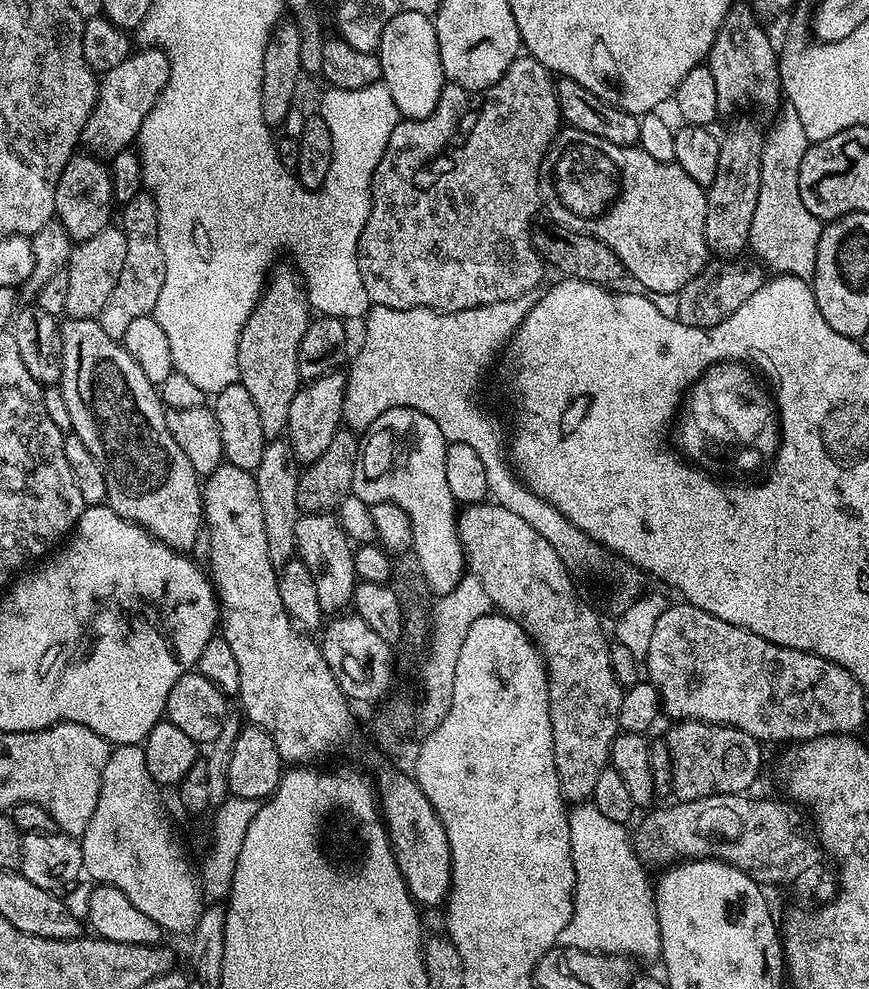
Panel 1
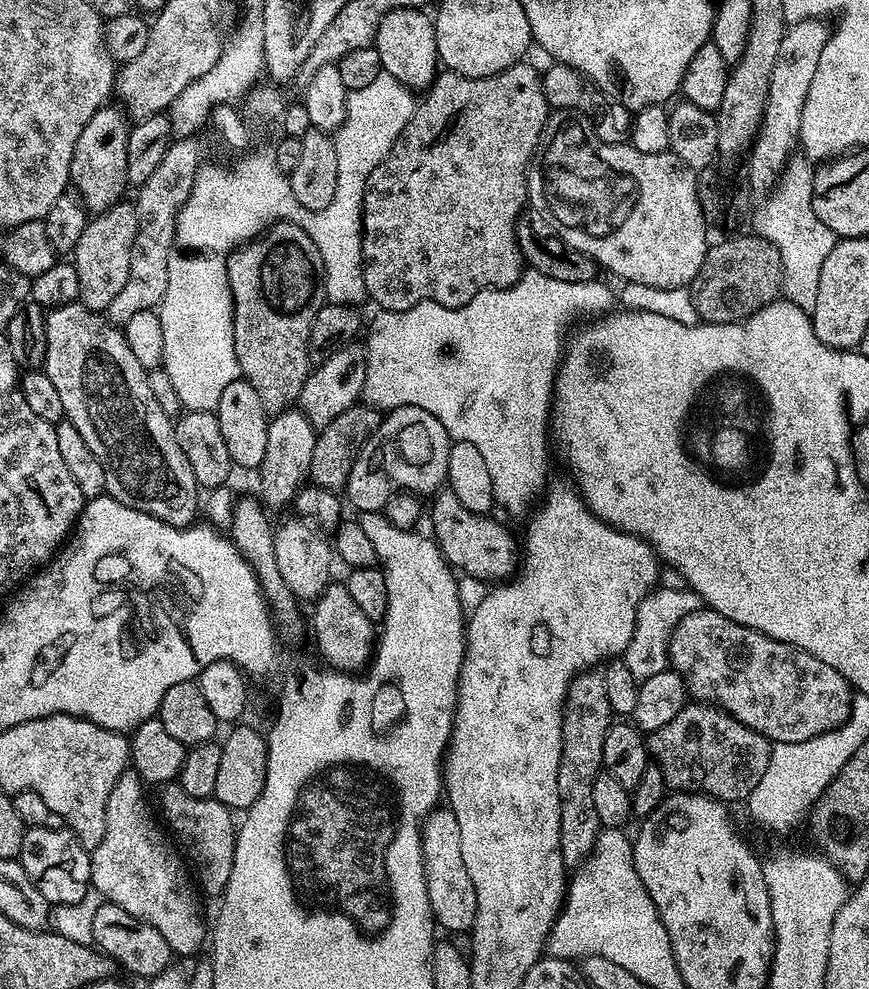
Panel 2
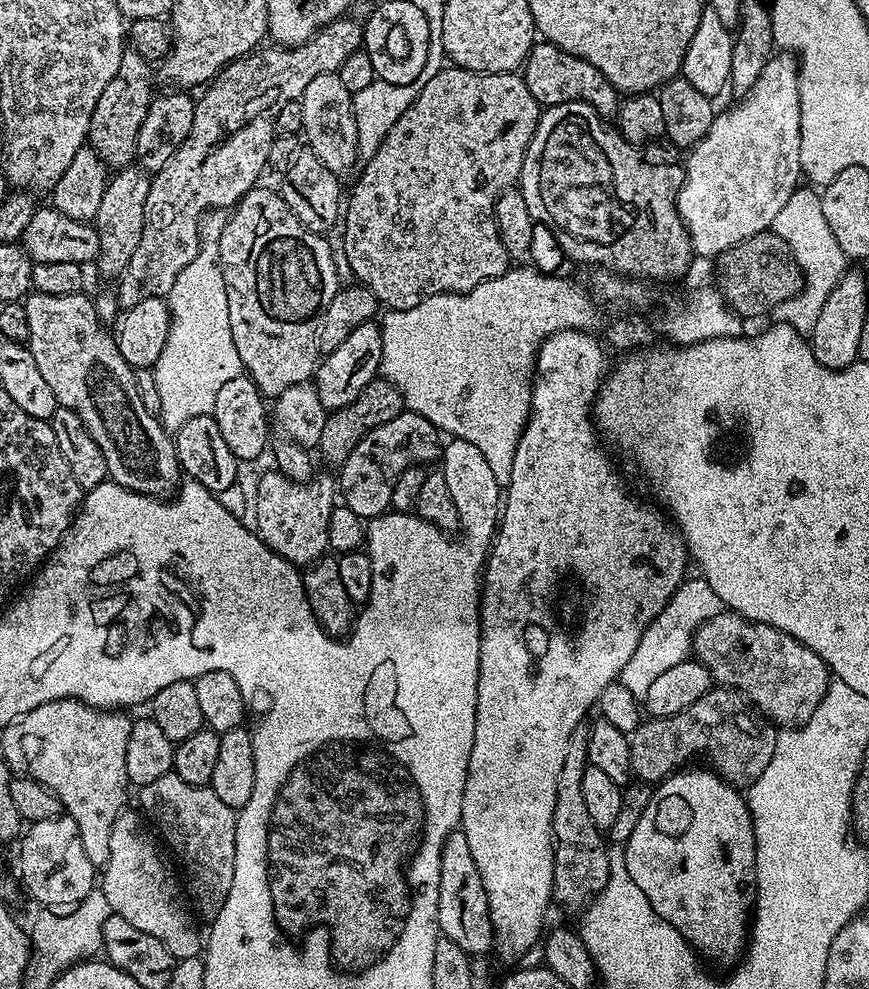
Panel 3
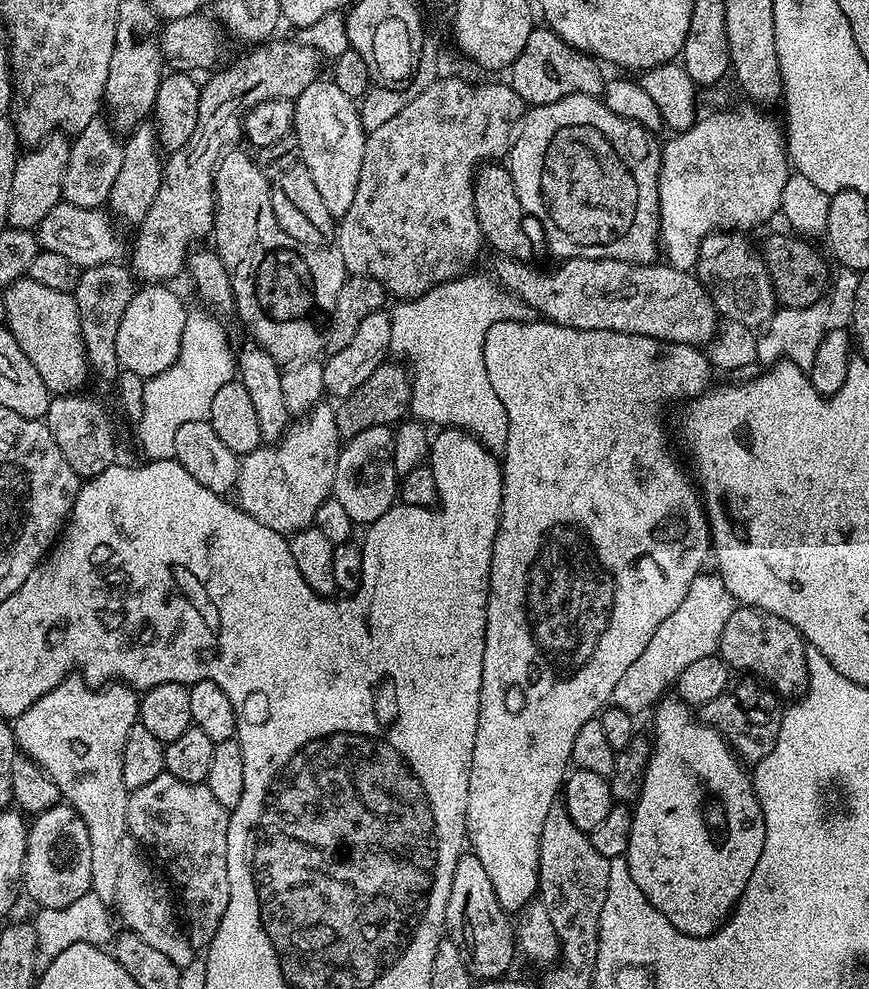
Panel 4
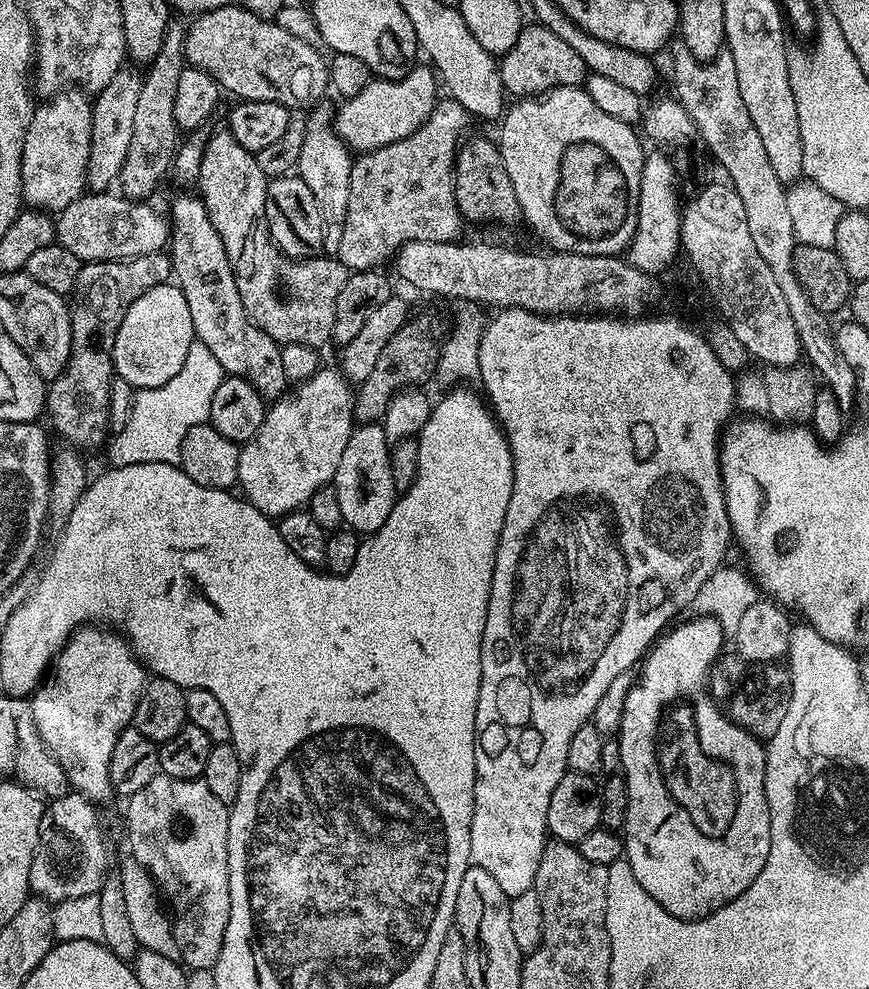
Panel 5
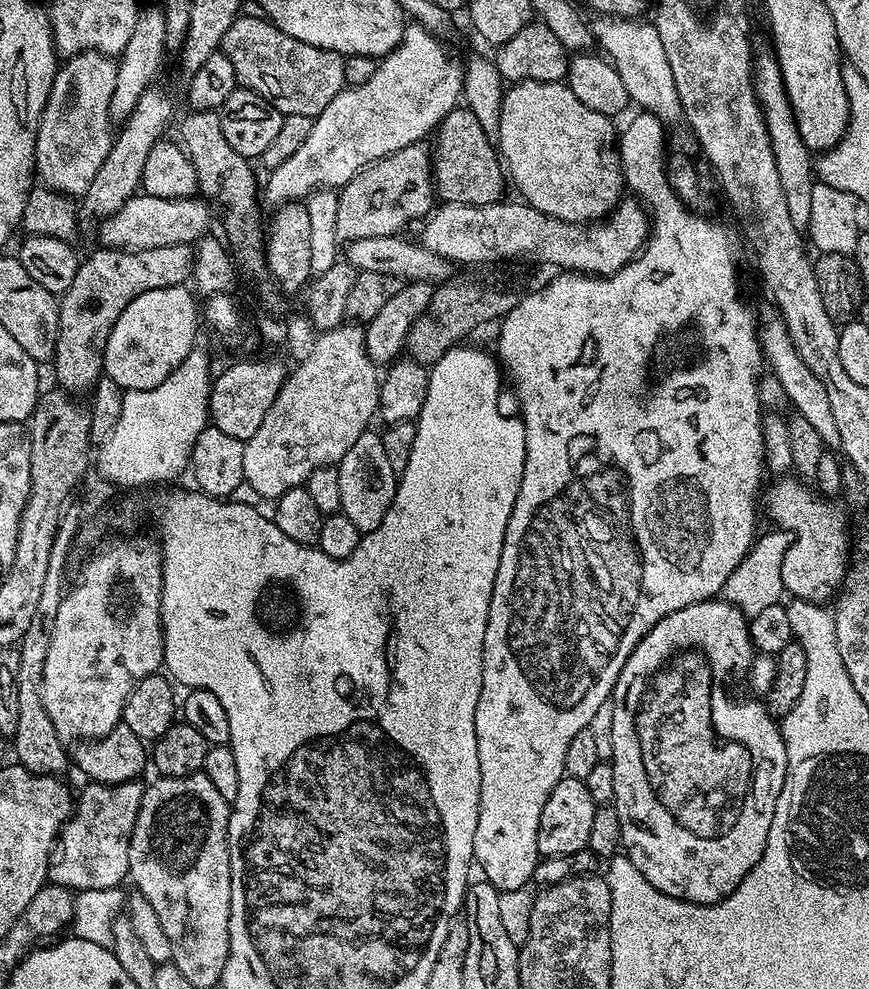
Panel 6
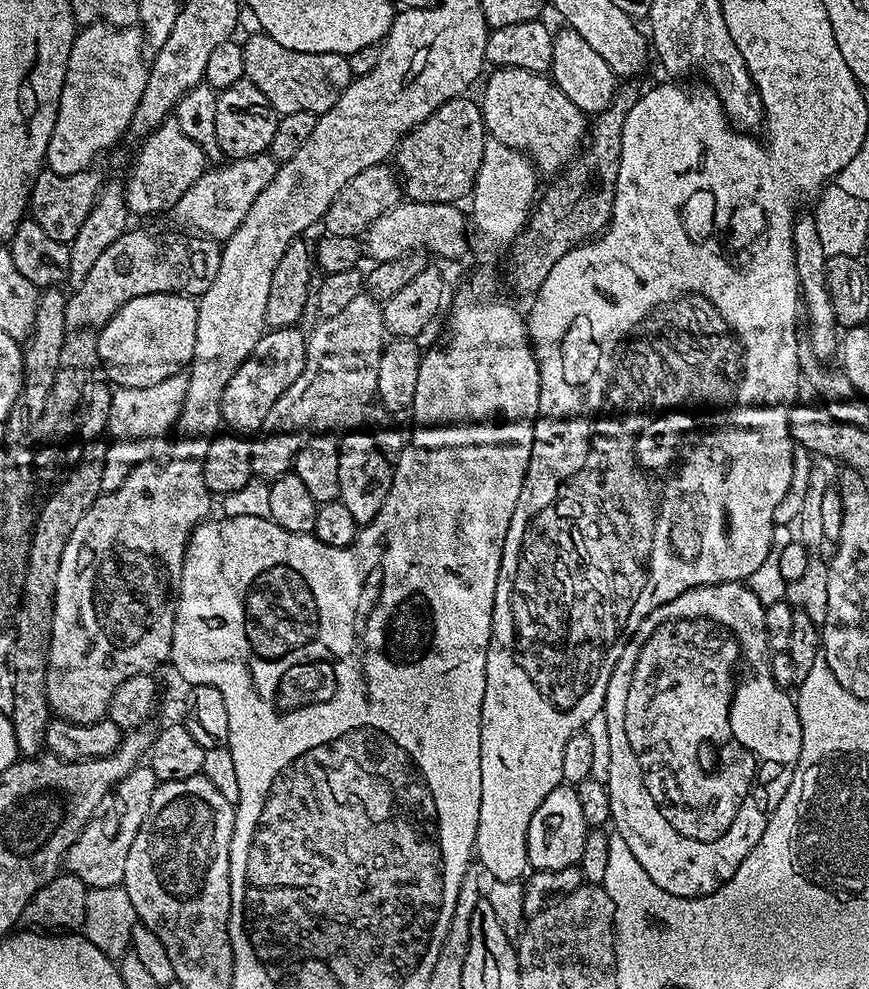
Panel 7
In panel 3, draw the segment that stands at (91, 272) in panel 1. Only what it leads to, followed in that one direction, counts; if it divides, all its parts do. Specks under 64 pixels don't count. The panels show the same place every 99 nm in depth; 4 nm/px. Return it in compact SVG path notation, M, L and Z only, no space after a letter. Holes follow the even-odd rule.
M139 166L119 169L109 179L94 221L100 247L98 265L102 275L119 278L126 270L126 262L130 262L130 257L138 247L142 239L142 226L146 222L146 194L150 194L151 181L152 176Z

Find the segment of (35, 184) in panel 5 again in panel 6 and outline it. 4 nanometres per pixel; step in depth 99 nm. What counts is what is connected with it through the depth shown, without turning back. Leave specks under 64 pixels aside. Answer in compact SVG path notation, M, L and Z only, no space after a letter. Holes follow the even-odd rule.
M85 51L69 57L57 69L35 138L37 177L45 187L73 198L83 197L90 188L114 139L109 106L117 82L116 66L113 57Z

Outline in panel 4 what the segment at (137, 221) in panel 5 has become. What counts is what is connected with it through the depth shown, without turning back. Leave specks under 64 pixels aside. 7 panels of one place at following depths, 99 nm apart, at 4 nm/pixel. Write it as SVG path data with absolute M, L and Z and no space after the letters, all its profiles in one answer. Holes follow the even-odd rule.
M59 202L42 218L34 231L43 251L62 254L83 270L121 259L120 240L116 237L115 226L113 217L107 211Z

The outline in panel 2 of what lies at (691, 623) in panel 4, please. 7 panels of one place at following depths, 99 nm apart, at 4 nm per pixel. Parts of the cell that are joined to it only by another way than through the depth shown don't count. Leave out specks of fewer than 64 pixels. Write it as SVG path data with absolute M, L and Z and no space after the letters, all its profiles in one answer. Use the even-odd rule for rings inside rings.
M687 586L679 587L657 587L649 592L648 596L636 607L634 632L622 659L637 681L645 680L667 669L670 662L668 658L669 638L672 632L682 617L701 609L700 596Z

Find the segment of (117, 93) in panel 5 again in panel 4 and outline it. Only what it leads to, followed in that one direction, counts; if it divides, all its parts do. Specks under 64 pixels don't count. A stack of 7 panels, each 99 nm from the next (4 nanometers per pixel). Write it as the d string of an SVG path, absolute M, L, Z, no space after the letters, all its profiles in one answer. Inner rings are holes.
M94 119L90 122L90 126L86 126L86 130L75 133L69 150L69 164L62 178L63 203L103 209L110 198L114 181L118 179L118 170L122 170L123 153L121 137L114 131L111 123L103 119Z

